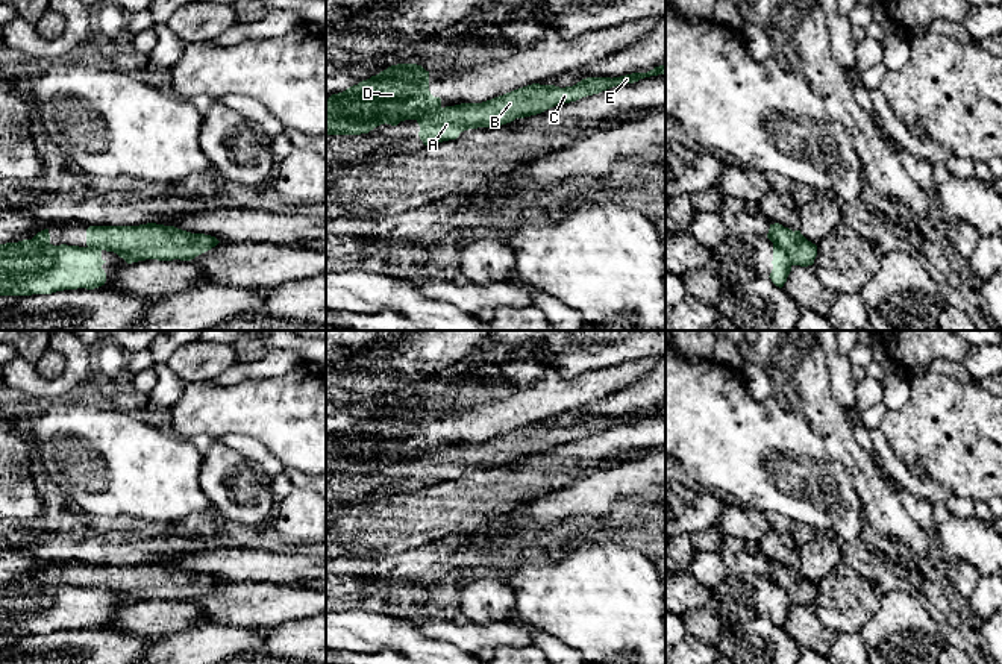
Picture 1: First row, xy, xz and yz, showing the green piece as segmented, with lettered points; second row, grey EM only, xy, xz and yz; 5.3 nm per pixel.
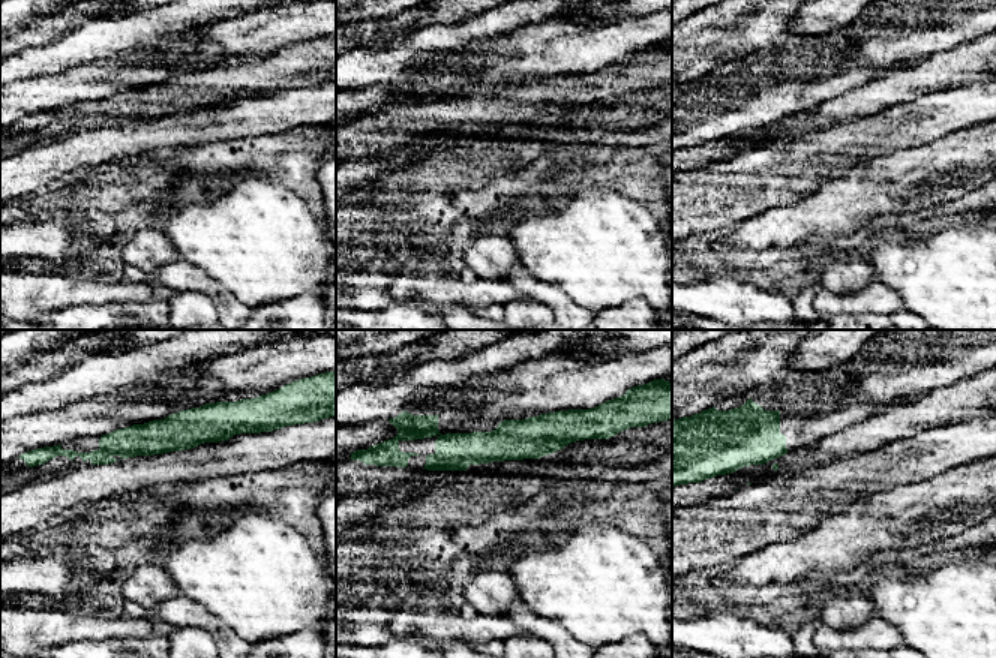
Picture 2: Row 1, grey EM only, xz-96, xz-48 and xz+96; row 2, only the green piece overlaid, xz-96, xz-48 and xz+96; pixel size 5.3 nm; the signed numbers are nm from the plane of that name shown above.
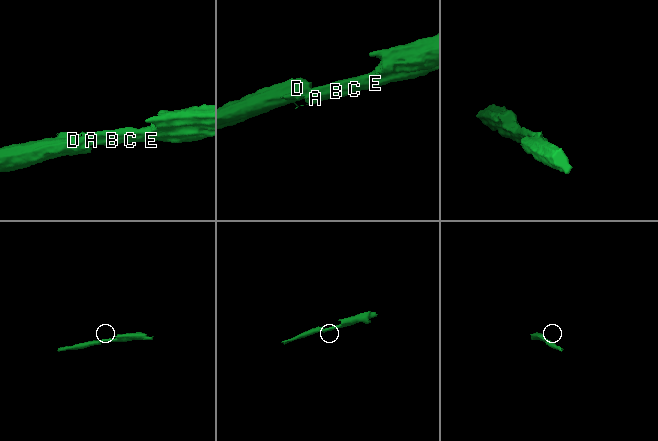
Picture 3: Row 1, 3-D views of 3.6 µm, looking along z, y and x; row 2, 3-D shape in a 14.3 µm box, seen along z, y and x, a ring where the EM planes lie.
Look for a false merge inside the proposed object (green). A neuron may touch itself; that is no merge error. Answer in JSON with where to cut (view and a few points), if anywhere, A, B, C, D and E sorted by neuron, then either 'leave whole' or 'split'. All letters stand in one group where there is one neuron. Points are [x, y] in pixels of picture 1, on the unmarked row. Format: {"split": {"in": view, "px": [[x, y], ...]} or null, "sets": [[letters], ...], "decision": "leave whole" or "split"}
{"split": {"in": "xz", "px": [[399, 461], [378, 458], [366, 464]]}, "sets": [["A", "B", "C", "E"], ["D"]], "decision": "split"}

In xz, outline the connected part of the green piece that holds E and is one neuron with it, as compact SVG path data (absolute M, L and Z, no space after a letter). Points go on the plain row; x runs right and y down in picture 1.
M665 403L647 412L632 412L612 418L587 417L565 428L532 423L482 443L438 447L423 458L417 458L418 476L424 485L456 479L461 471L468 468L502 465L515 458L541 453L556 444L576 441L612 426L634 423L658 414L665 414Z

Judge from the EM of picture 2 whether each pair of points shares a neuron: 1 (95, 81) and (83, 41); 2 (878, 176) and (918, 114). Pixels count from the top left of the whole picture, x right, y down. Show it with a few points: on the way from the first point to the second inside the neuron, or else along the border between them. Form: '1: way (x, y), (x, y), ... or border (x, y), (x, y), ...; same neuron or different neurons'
1: border (116, 56), (84, 62), (54, 72); different neurons
2: border (929, 143), (878, 153), (863, 161); different neurons

